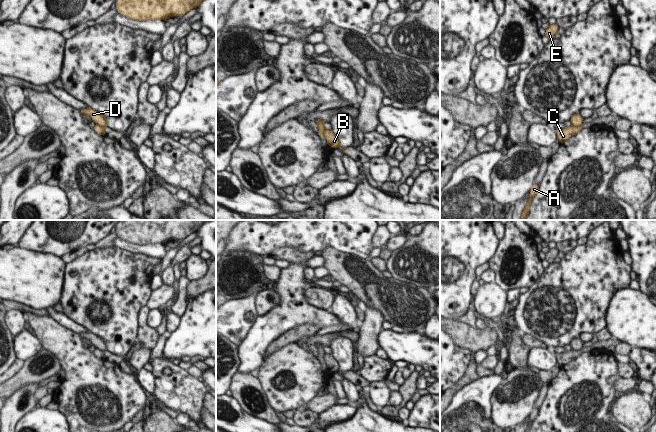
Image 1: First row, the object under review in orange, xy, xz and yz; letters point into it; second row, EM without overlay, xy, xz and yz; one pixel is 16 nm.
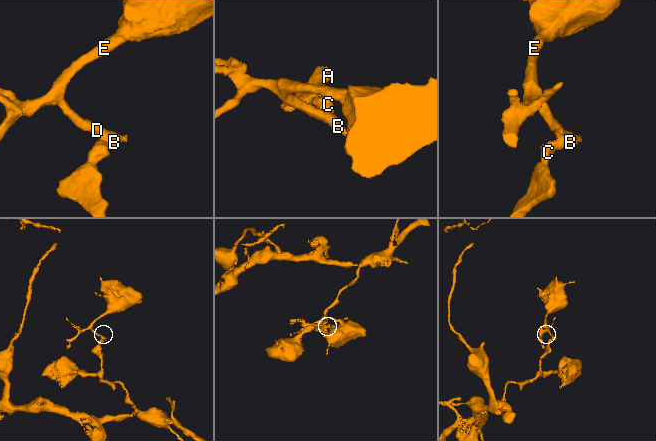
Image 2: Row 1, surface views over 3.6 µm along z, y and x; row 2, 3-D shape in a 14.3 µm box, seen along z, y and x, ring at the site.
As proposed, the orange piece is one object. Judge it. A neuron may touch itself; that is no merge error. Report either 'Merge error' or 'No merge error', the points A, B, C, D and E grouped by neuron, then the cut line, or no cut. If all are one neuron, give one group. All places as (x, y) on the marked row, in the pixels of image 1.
Merge error. Groups: A C / B D E. Split along yz (572, 124), (581, 127).

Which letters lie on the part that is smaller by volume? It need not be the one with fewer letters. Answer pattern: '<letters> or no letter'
B, D, E

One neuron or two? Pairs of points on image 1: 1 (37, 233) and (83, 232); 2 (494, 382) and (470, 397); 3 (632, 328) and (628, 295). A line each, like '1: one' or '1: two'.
1: one
2: one
3: one

